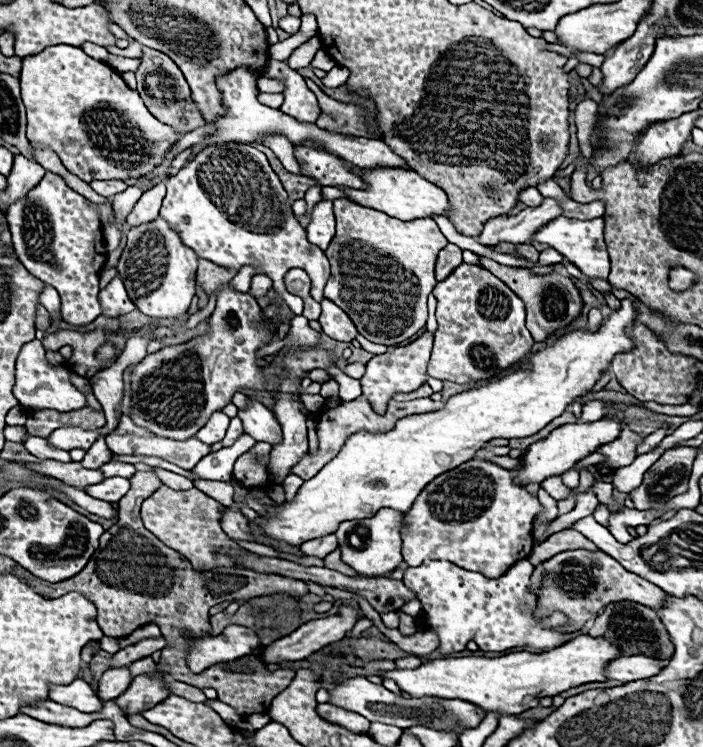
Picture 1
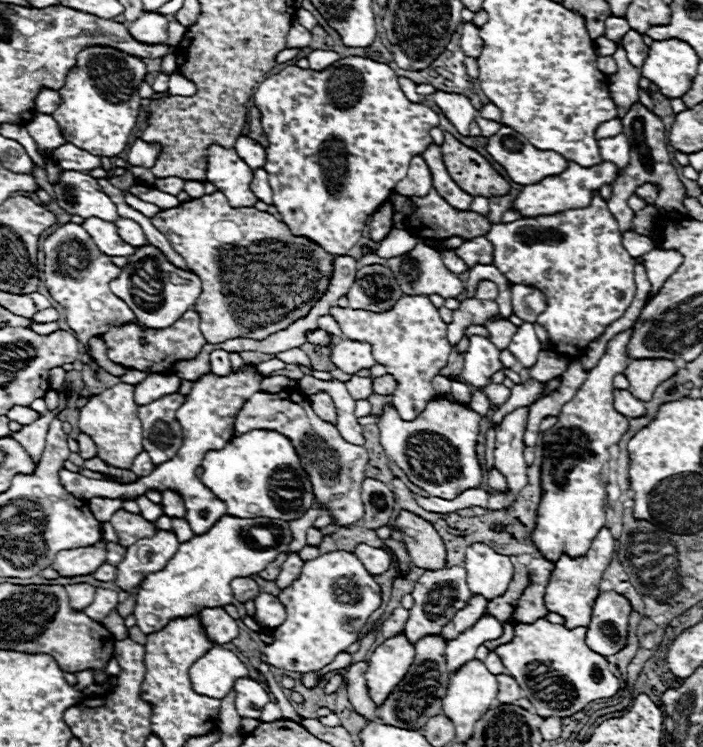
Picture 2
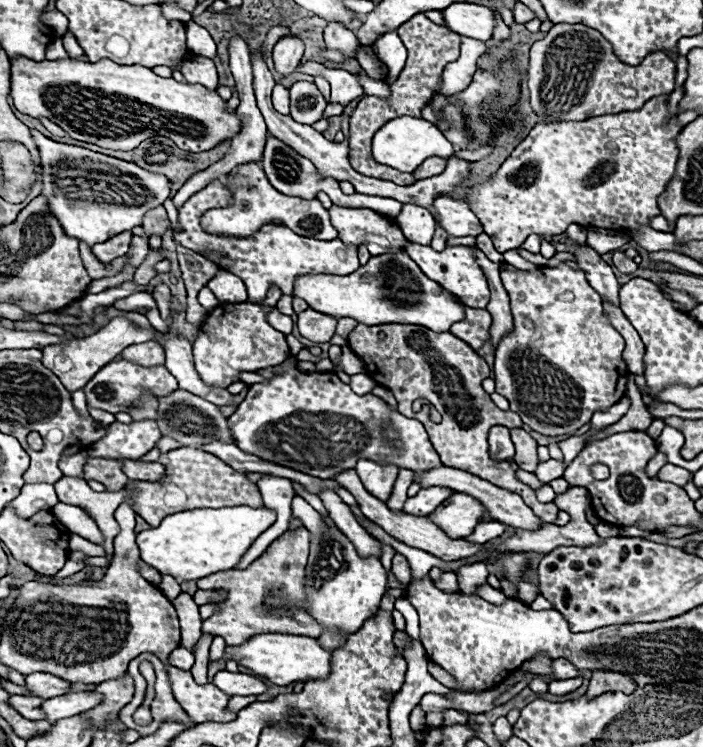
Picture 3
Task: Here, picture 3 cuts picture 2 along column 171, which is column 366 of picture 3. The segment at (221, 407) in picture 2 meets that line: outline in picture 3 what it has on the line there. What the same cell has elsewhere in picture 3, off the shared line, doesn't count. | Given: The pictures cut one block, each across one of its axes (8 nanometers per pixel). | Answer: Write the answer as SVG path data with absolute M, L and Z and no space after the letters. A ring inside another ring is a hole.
M360 460L356 466L356 474L360 476L364 488L380 500L388 500L394 480L398 476L398 468L392 464L378 464L372 460Z

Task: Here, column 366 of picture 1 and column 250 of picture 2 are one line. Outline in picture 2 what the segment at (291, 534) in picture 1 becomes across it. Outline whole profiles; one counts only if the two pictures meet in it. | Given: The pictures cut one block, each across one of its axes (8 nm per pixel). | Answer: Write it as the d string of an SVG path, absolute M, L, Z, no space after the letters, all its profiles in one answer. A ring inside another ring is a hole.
M254 430L238 438L234 436L222 450L206 452L202 470L202 482L226 502L230 516L296 520L314 506L310 478L300 464L296 448L280 432Z

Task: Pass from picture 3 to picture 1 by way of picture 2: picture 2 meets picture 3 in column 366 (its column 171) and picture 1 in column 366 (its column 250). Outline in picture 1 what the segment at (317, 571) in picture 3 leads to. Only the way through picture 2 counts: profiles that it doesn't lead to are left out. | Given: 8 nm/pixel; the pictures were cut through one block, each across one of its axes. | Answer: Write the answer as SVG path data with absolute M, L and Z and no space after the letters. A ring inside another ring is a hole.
M382 508L380 512L376 512L376 516L372 518L364 518L364 520L348 520L344 524L340 524L340 528L336 530L336 538L340 548L336 548L334 552L330 552L324 558L324 566L336 572L342 572L346 576L382 576L392 572L396 566L402 564L402 554L400 554L400 546L402 546L402 524L404 524L404 512L396 512L390 508ZM358 528L366 528L368 534L366 536L358 536L356 530ZM342 550L342 554L340 554ZM344 562L346 564L344 564ZM352 568L354 570L352 570Z

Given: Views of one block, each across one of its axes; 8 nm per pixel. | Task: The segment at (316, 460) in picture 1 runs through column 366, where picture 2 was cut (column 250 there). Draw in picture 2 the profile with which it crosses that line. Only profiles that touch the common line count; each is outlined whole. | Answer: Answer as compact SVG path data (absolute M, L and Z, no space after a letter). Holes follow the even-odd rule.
M256 392L240 410L234 424L234 436L242 436L254 428L276 430L290 438L298 456L302 458L302 466L312 480L316 502L330 506L330 514L336 518L338 526L352 526L364 518L360 486L366 478L364 470L368 464L368 452L364 446L348 444L346 440L342 440L334 426L316 416L306 396L302 396L300 392Z

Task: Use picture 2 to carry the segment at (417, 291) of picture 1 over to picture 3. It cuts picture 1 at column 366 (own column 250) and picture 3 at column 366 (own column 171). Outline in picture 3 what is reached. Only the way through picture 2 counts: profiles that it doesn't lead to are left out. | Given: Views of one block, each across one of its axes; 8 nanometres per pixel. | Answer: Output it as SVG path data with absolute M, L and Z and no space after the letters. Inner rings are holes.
M330 208L332 226L338 230L338 238L346 244L366 244L372 256L384 252L396 252L404 248L404 234L396 226L394 218L382 216L368 208Z

